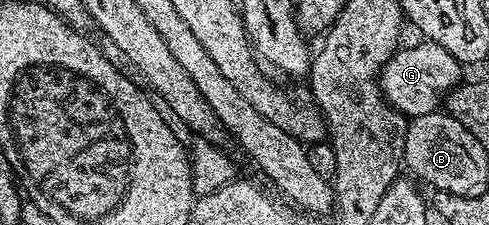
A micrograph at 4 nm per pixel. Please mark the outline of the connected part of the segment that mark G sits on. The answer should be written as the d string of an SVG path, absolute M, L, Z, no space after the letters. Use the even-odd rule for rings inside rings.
M418 40L415 46L403 45L395 50L380 75L380 89L382 97L398 110L405 114L407 119L419 118L425 114L435 113L438 106L443 105L444 99L455 86L463 81L463 63L448 52L448 48L440 48L440 44Z

